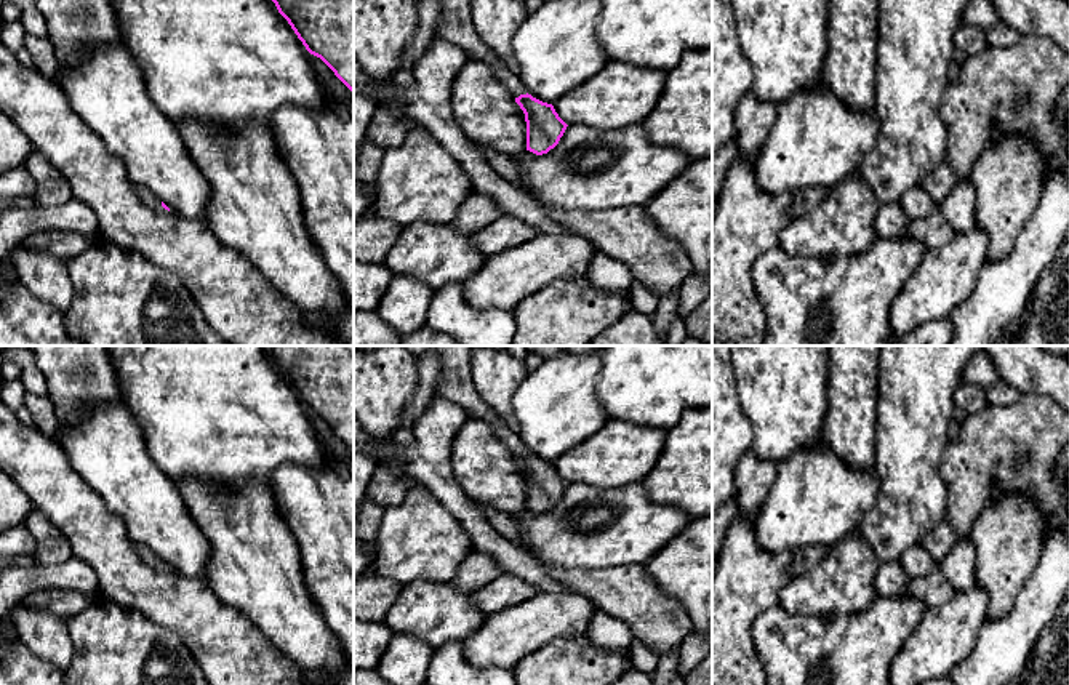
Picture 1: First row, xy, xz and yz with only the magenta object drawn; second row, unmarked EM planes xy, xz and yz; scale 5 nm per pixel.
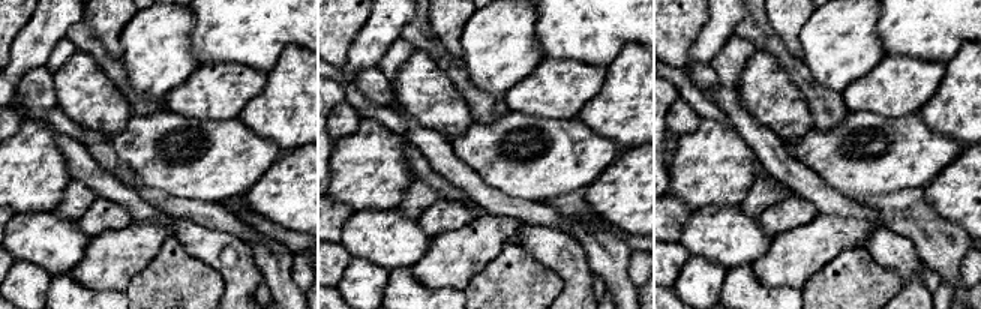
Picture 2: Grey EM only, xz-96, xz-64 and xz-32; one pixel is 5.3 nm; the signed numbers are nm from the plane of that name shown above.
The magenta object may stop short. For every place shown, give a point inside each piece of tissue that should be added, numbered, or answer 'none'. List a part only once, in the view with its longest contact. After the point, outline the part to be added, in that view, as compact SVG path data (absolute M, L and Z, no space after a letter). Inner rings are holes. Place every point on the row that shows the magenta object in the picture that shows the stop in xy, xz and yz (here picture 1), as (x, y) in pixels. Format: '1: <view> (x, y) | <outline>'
1: xz (456, 28) | M440 0L443 21L438 29L438 38L461 48L470 61L485 62L493 70L502 86L518 98L526 94L518 75L493 54L480 40L472 24L472 0Z

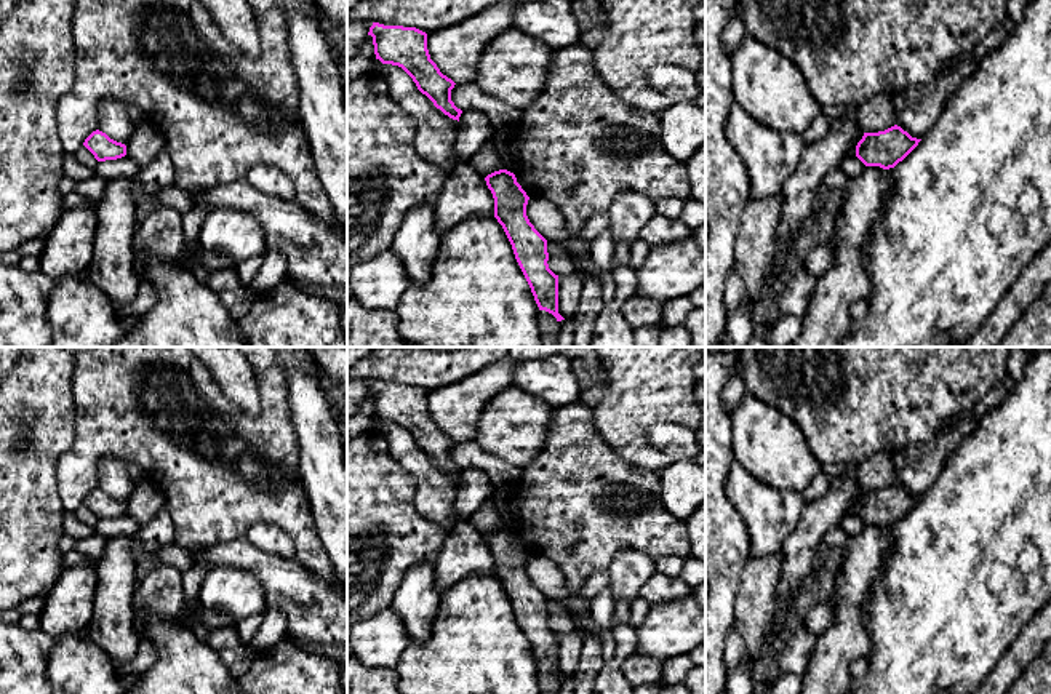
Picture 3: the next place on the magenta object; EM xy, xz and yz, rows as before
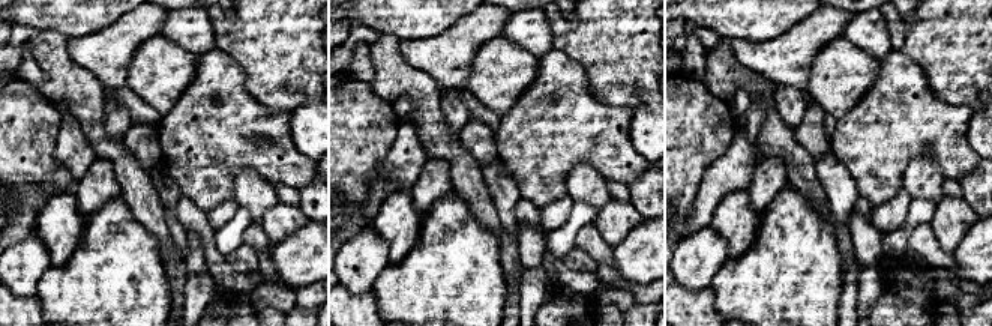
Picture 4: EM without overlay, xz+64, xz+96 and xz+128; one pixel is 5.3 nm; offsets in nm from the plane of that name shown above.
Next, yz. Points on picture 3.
none

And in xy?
none

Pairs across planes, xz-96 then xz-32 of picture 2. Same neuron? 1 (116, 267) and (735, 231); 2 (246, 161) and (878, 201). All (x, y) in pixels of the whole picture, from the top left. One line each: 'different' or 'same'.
1: different
2: different

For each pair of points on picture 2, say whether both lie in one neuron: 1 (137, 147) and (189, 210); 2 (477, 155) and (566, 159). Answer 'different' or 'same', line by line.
1: different
2: same

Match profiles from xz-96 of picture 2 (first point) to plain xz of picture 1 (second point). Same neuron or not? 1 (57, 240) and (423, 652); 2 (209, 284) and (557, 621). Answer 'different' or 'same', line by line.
1: different
2: different

